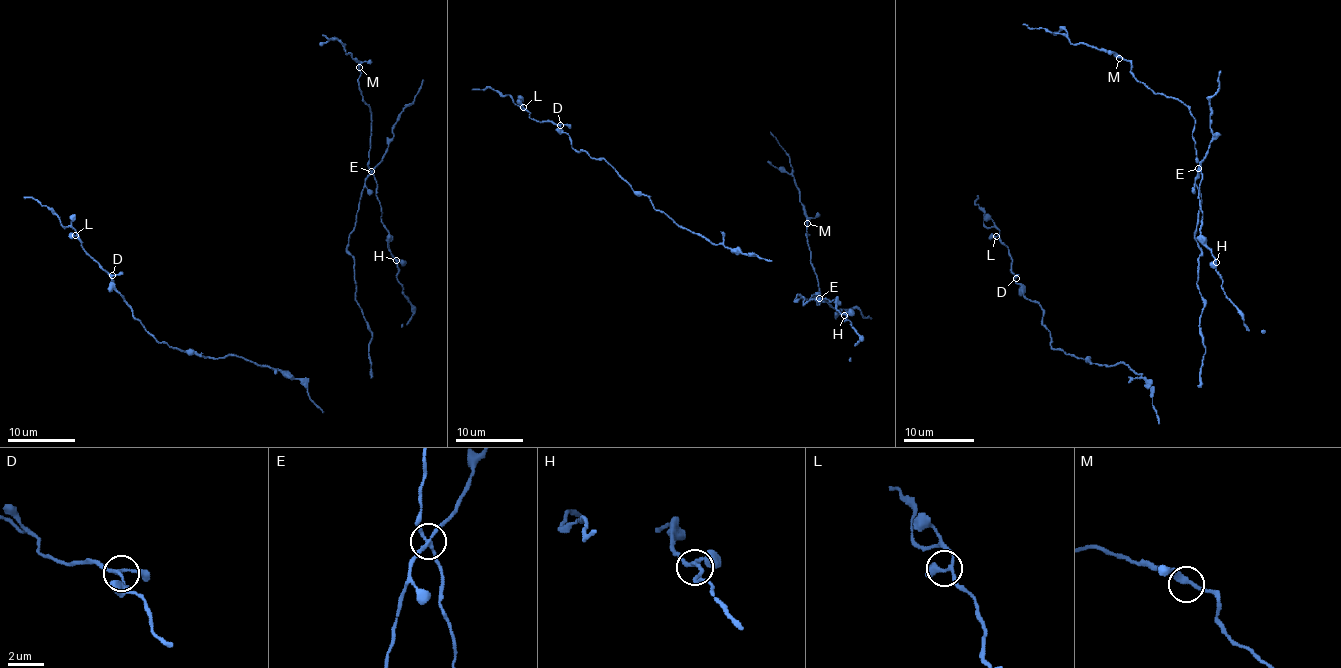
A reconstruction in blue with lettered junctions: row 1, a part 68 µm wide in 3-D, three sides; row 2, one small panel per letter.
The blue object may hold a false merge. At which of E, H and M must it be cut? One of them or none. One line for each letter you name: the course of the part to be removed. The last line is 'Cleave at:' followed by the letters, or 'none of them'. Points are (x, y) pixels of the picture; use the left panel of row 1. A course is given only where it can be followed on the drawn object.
Cleave at: none of them

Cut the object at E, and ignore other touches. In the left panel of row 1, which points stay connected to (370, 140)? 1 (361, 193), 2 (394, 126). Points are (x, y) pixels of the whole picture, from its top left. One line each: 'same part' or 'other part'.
1: other part
2: other part

